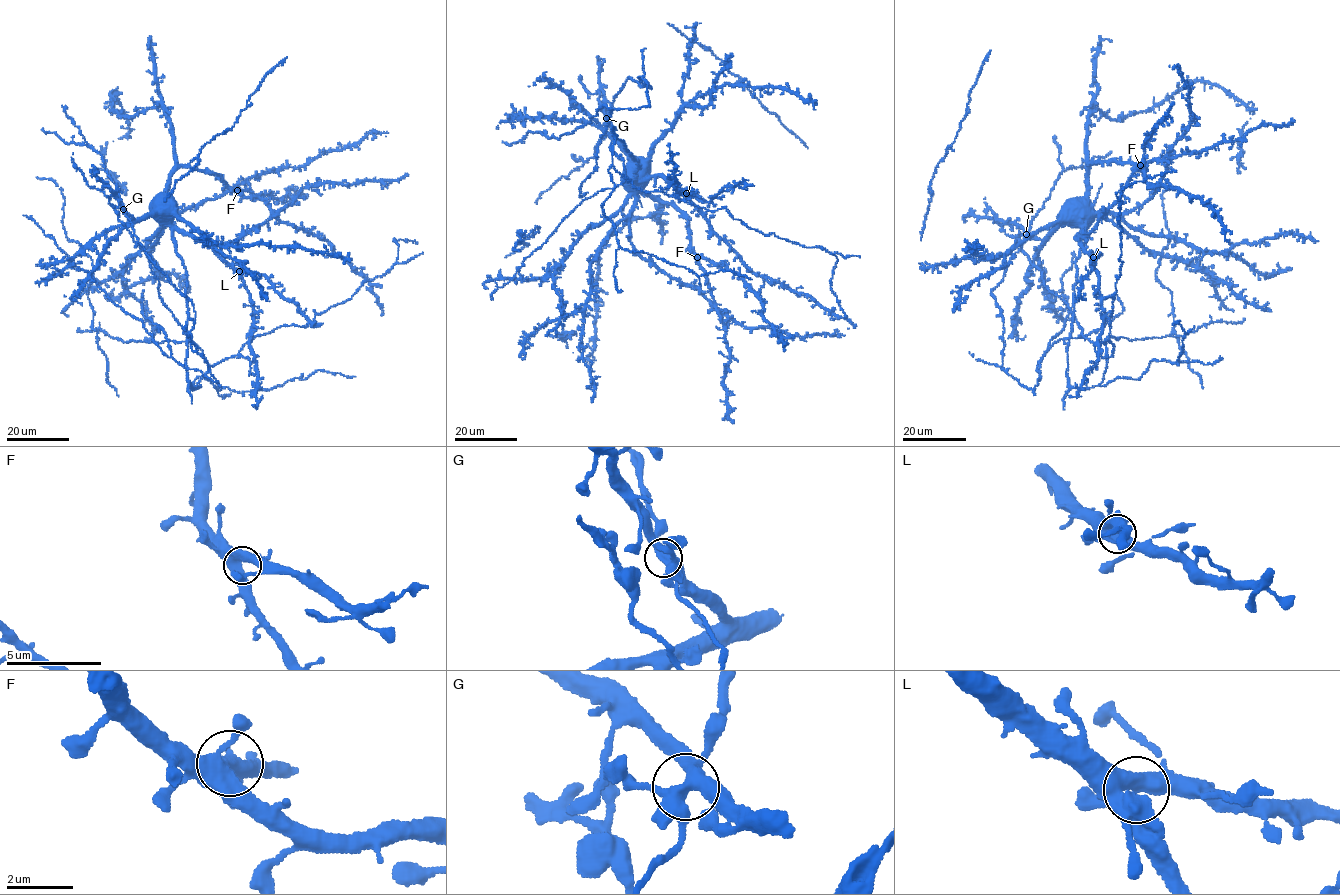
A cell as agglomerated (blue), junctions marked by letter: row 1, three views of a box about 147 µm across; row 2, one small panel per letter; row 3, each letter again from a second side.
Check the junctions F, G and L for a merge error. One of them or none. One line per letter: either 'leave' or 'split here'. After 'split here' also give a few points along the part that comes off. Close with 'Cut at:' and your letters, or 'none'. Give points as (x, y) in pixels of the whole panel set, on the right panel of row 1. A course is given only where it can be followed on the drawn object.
F: leave
G: leave
L: leave
Cut at: none

